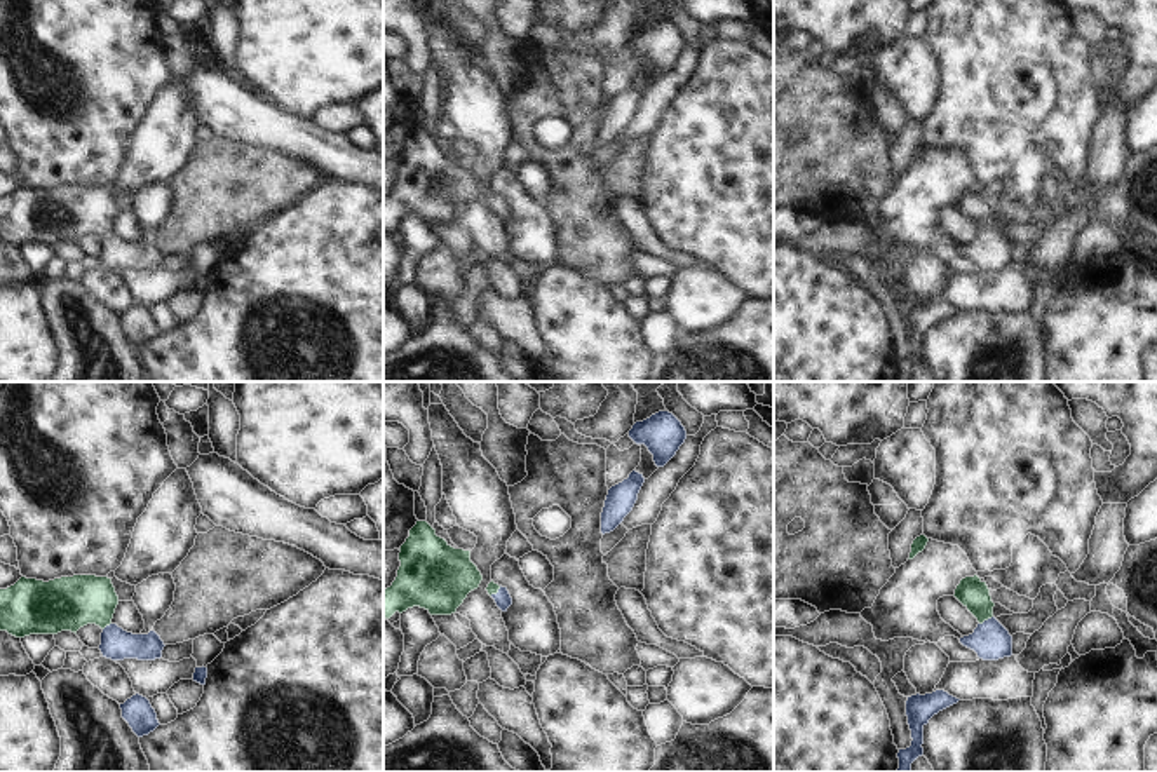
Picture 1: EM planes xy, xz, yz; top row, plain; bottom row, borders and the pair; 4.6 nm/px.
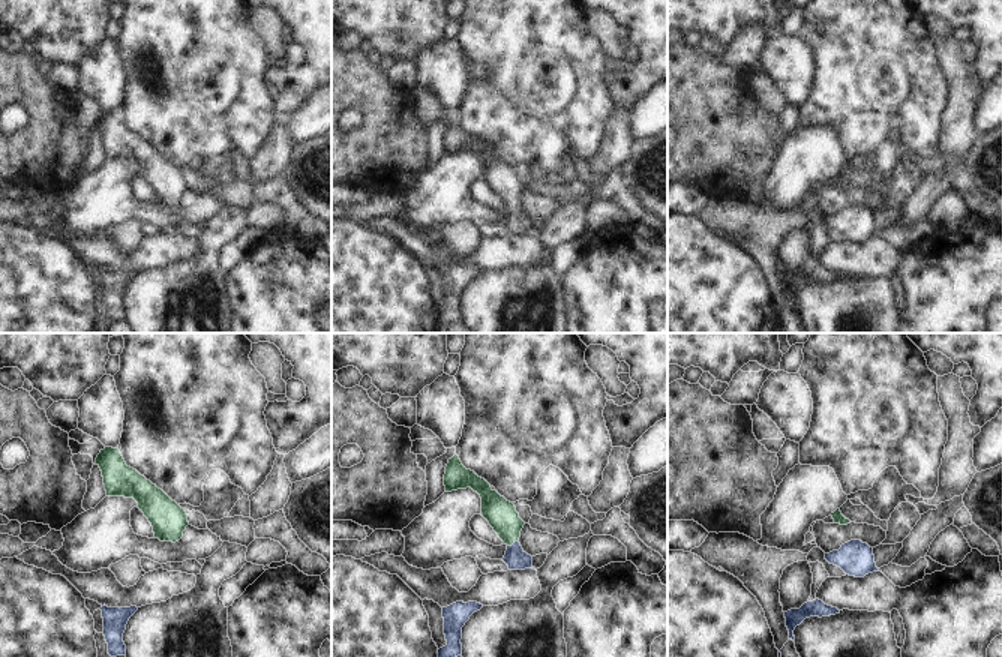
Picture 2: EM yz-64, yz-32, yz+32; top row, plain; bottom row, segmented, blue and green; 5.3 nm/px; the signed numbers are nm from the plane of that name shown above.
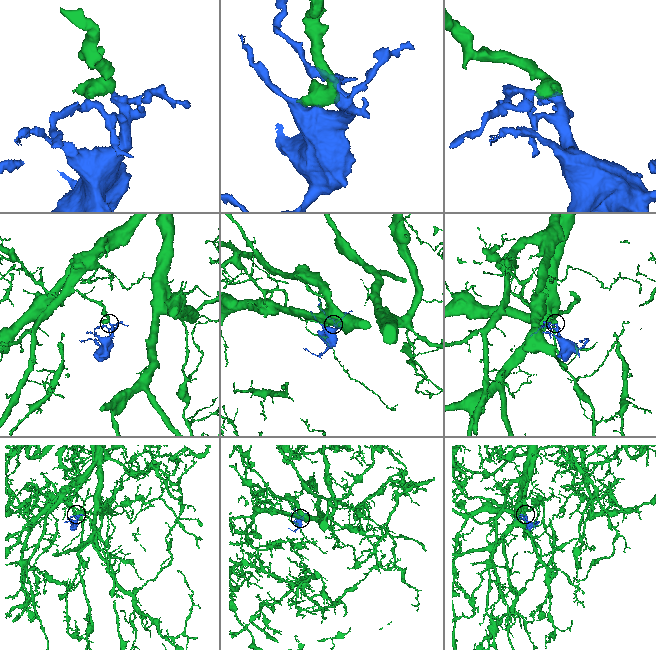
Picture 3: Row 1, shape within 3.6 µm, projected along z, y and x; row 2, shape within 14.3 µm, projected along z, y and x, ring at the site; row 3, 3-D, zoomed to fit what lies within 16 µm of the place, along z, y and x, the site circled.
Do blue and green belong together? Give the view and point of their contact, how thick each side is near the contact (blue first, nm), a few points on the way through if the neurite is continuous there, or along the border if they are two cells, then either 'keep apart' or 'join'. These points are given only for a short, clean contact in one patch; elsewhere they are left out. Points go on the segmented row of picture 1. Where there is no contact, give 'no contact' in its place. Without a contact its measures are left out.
meets blue in yz at (985, 621); 180 nm thick on the blue side, 140 nm on the other; runs through yz (990, 640), (985, 621), (973, 593); join

